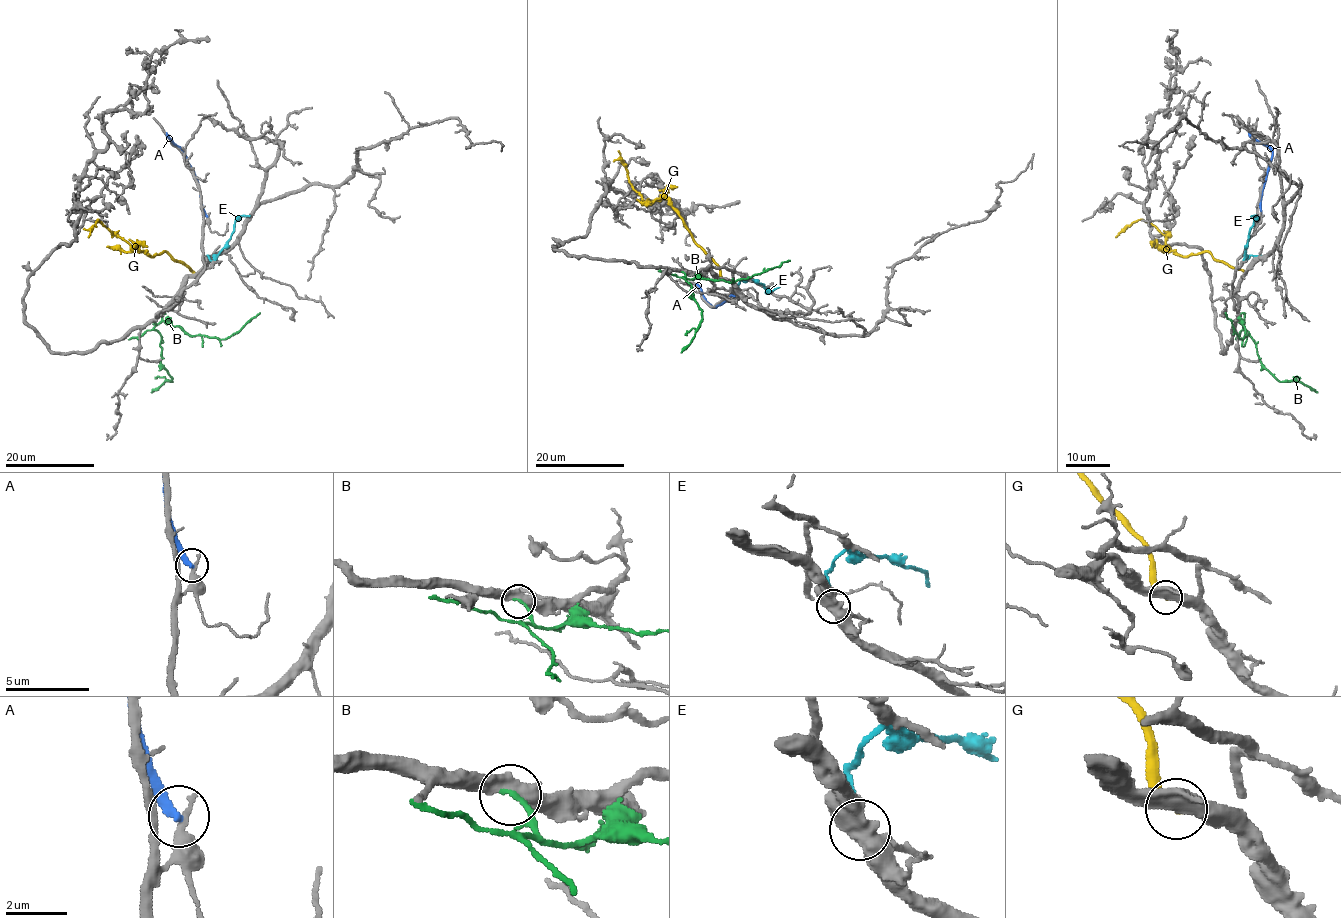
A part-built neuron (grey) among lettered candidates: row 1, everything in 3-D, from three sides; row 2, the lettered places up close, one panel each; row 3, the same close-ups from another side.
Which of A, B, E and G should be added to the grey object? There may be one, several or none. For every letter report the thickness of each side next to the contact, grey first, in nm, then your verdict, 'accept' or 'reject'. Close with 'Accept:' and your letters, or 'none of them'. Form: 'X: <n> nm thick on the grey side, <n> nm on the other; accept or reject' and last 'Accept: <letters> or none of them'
A: 400 nm thick on the grey side, 260 nm on the other; reject
B: 480 nm thick on the grey side, 180 nm on the other; reject
E: 460 nm thick on the grey side, 240 nm on the other; reject
G: 400 nm thick on the grey side, 360 nm on the other; reject
Accept: none of them

